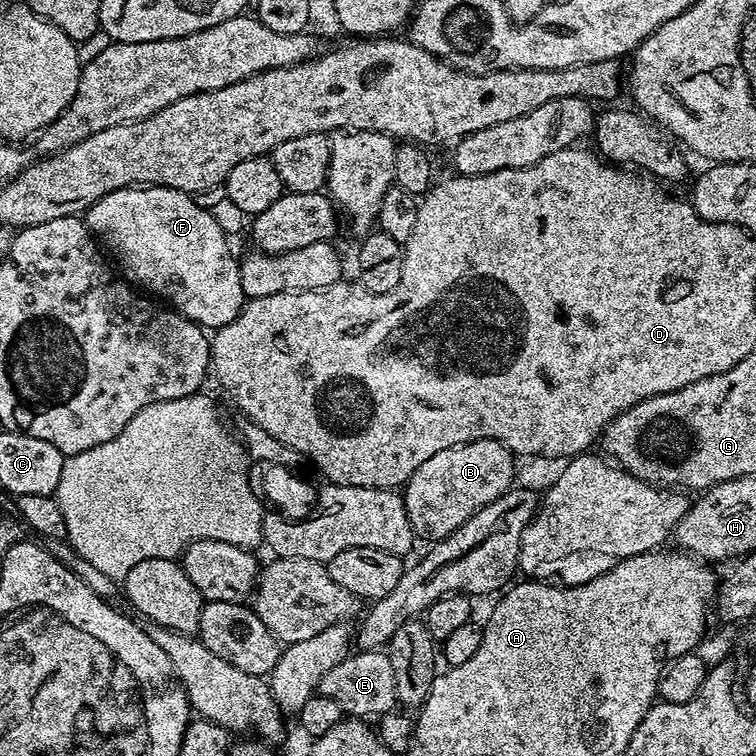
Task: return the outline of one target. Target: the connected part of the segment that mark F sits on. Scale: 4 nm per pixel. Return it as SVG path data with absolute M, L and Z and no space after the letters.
M150 184L114 190L106 194L106 198L98 198L98 202L88 208L86 223L97 241L109 253L112 251L116 255L115 263L118 268L120 263L119 271L123 279L137 289L159 298L201 328L215 330L234 322L246 303L246 297L242 290L237 257L232 257L228 236L223 226L212 216L215 215L209 209L198 206L198 202L189 193Z

